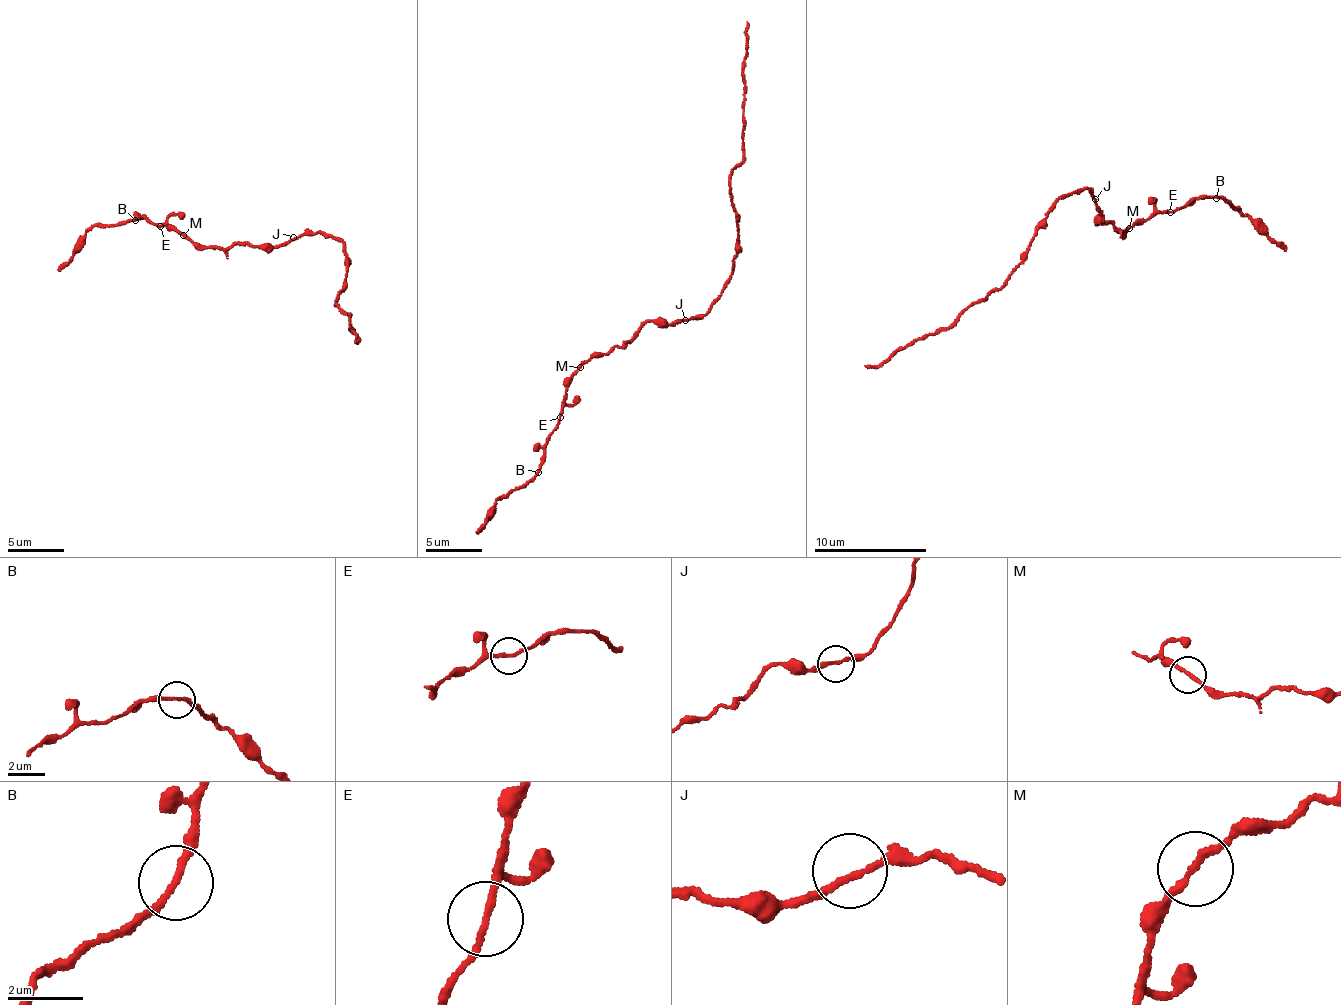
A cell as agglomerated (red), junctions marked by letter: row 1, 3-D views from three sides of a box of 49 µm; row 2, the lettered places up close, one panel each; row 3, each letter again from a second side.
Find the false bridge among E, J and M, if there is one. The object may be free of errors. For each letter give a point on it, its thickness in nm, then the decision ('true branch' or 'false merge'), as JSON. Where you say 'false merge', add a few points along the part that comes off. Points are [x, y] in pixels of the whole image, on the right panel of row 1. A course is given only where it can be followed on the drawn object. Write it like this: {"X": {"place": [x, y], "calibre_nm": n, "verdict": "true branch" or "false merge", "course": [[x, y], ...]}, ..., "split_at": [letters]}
{"E": {"place": [1170, 212], "calibre_nm": 160, "verdict": "true branch"}, "J": {"place": [1095, 199], "calibre_nm": 170, "verdict": "true branch"}, "M": {"place": [1129, 228], "calibre_nm": 170, "verdict": "true branch"}, "split_at": []}

